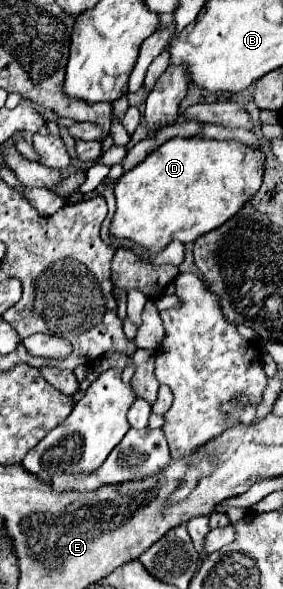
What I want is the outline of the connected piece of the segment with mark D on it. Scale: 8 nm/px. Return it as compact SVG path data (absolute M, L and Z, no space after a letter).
M174 137L162 147L152 151L140 165L124 173L114 187L116 213L110 223L110 233L116 237L128 237L150 253L160 251L172 239L182 243L196 241L200 235L224 225L232 219L244 203L260 189L264 175L264 155L258 147L248 147L240 141L218 141L206 137Z

